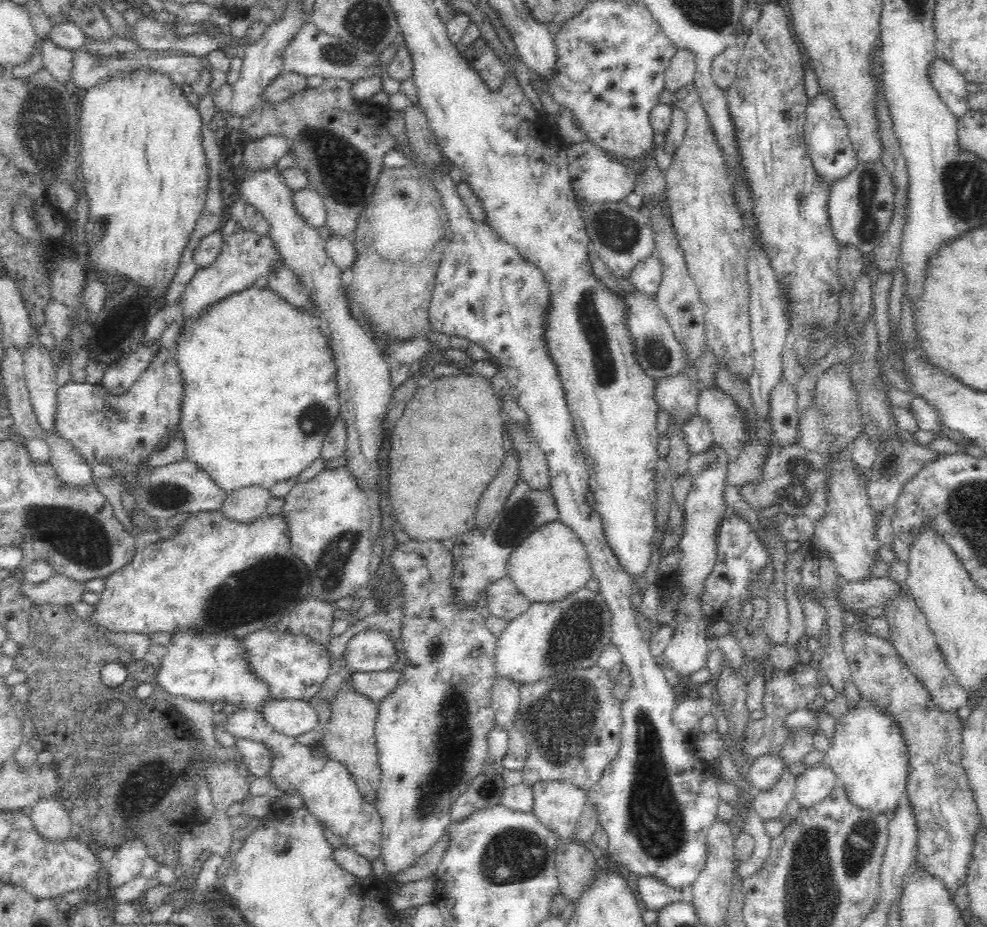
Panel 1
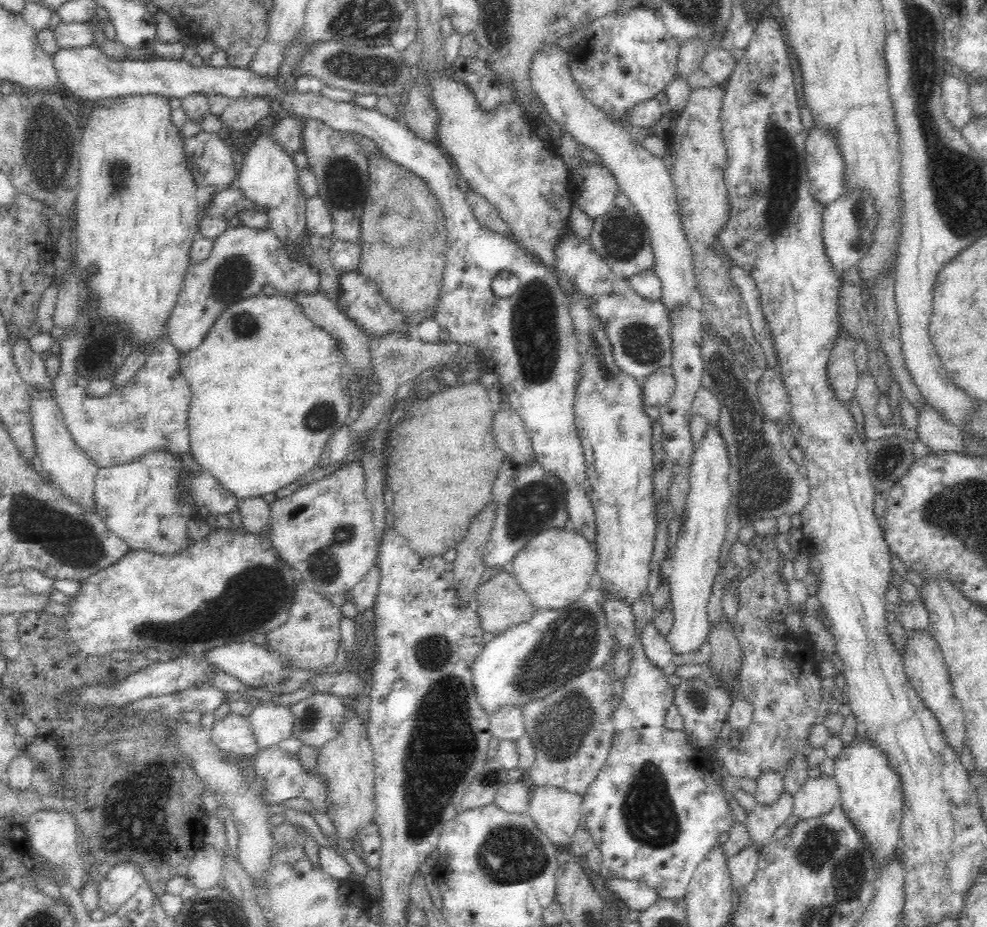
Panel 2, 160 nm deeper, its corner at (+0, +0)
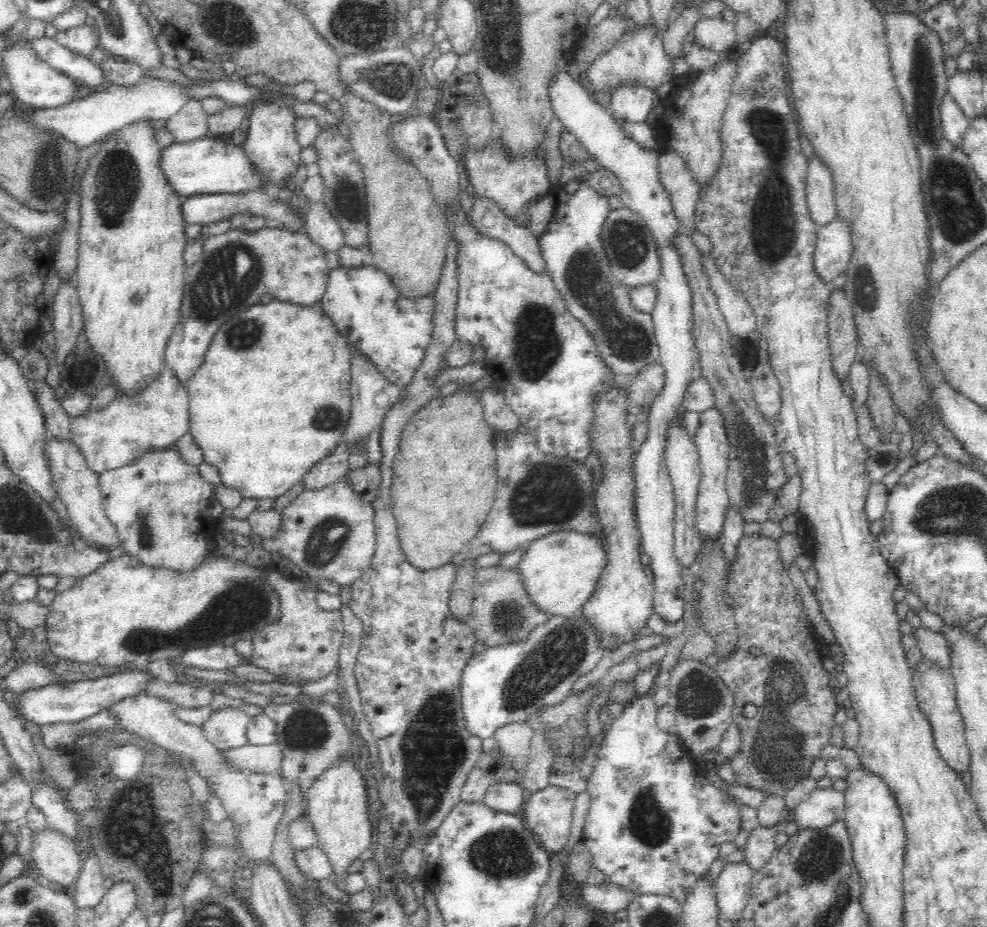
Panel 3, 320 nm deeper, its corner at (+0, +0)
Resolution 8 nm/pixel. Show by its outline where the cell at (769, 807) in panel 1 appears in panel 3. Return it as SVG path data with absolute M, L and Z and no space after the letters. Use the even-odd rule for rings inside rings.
M785 810L784 815L776 826L759 825L756 828L752 828L752 832L748 834L746 848L744 848L745 862L748 862L755 872L770 862L770 858L772 858L772 854L777 847L777 835L789 820L790 812Z

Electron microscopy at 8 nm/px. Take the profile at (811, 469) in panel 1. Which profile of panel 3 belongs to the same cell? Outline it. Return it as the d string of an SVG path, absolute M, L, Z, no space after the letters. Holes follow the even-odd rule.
M678 234L678 238L674 240L678 245L678 251L684 257L684 274L688 275L688 282L692 289L693 303L693 320L694 320L694 341L695 350L698 351L698 367L699 376L712 388L715 396L715 411L720 415L728 441L730 442L730 460L726 475L725 487L729 494L729 504L740 514L744 521L762 521L768 520L768 512L777 505L778 496L782 486L788 482L788 474L784 468L784 462L780 454L782 450L779 448L775 438L774 425L771 421L767 422L764 415L758 410L752 384L750 379L744 374L745 368L741 364L741 360L737 355L737 351L731 344L731 334L729 326L725 322L724 316L717 304L716 293L710 284L708 275L705 273L704 265L700 260L702 253L695 247L692 239Z

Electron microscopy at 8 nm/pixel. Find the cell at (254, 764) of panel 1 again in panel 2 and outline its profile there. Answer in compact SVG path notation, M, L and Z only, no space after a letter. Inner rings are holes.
M229 713L216 720L209 731L212 742L234 756L255 759L260 753L258 741L244 716Z

